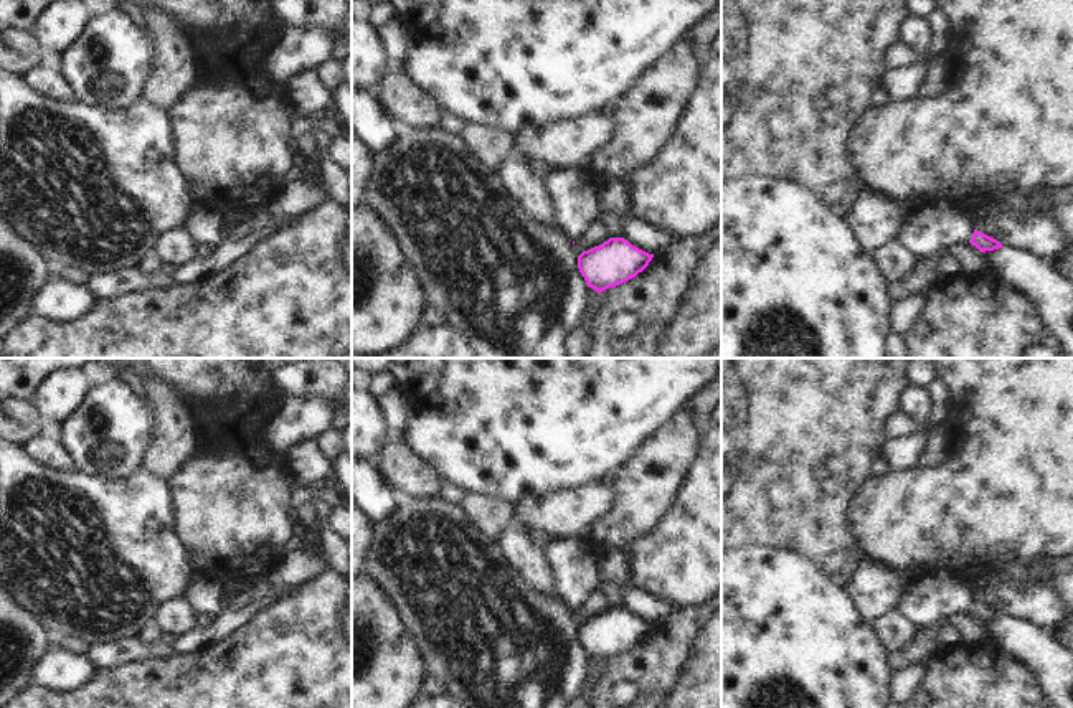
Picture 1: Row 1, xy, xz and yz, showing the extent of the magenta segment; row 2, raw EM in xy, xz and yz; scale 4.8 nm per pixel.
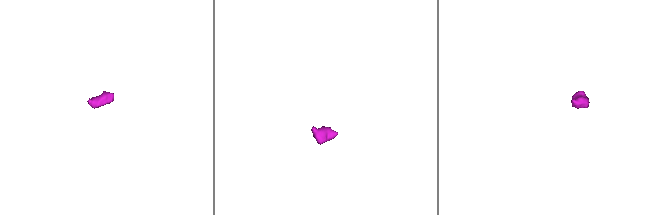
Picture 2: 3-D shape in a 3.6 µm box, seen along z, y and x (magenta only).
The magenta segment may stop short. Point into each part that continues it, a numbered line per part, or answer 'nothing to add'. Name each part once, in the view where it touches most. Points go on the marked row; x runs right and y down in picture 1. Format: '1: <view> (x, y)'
1: yz (936, 226)

